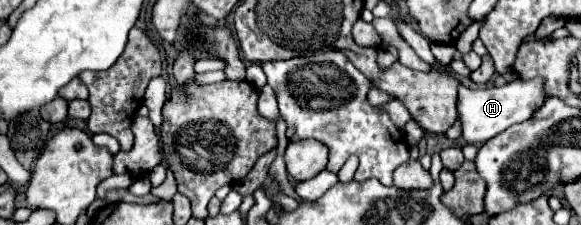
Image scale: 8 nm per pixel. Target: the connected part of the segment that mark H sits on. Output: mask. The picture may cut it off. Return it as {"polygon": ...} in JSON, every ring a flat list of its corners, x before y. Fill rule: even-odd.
{"polygon":[[532,78,532,80,514,80,504,86,488,86,470,90,466,86,458,88,458,114,462,120,462,138,470,144,484,144,496,134,504,132,512,124,524,122,532,118,532,114,542,108,546,102,546,90,544,90,544,78]]}

